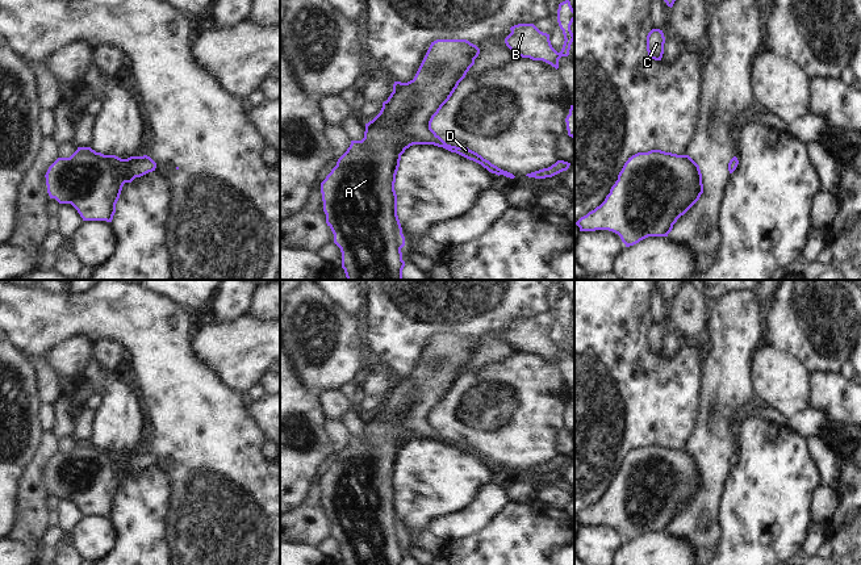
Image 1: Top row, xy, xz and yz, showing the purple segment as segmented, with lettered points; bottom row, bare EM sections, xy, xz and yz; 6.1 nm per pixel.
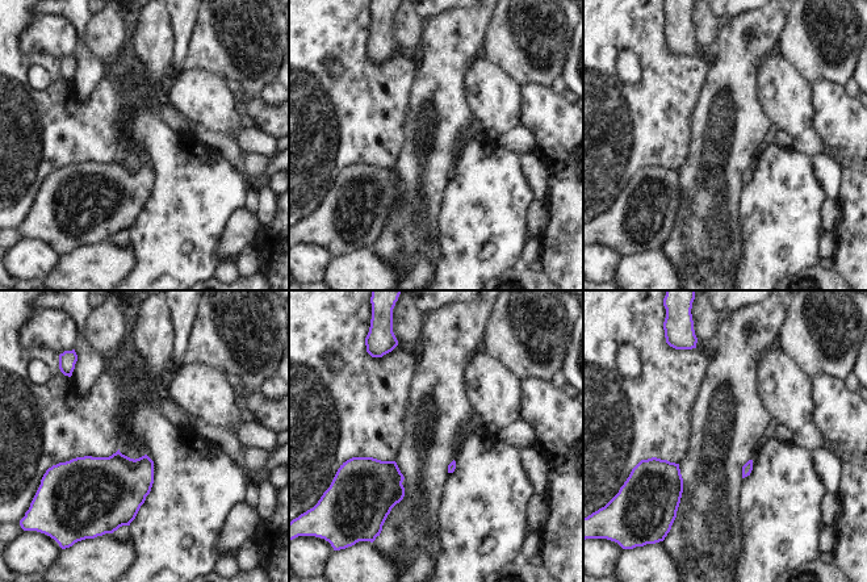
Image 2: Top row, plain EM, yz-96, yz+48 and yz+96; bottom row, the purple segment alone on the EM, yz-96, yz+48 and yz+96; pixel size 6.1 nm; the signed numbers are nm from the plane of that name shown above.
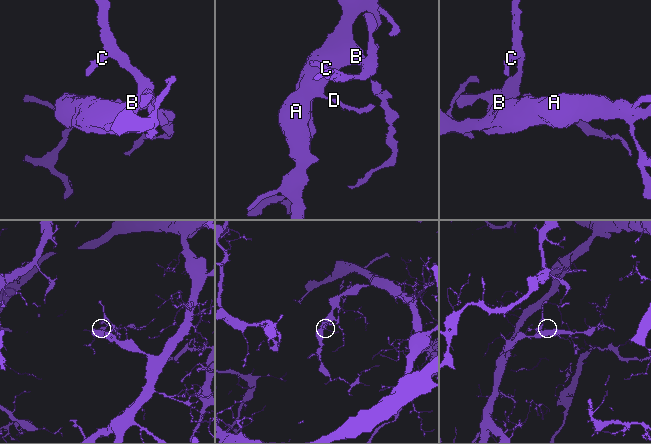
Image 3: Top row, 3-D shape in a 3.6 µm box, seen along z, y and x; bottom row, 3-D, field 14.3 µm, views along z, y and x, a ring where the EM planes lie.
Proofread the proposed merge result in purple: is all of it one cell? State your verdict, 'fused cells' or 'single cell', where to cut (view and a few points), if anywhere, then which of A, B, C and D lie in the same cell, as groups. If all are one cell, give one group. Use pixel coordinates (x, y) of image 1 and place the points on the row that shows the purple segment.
single cell; no cut; A B C D

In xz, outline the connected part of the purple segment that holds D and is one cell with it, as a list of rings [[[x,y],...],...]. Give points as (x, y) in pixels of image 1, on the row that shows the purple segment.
[[[436,39],[431,42],[415,76],[407,83],[394,81],[393,92],[383,102],[380,113],[365,124],[364,138],[351,141],[347,151],[338,159],[337,166],[321,183],[323,212],[326,223],[334,234],[334,243],[342,252],[342,268],[347,280],[402,280],[401,248],[405,246],[405,237],[397,215],[397,194],[394,191],[396,175],[400,167],[401,155],[413,145],[434,145],[451,152],[456,152],[469,160],[473,160],[496,175],[503,175],[514,179],[507,171],[498,168],[489,160],[468,147],[456,147],[447,145],[432,129],[431,122],[442,106],[450,100],[459,83],[465,78],[469,68],[475,64],[480,49],[467,39]]]

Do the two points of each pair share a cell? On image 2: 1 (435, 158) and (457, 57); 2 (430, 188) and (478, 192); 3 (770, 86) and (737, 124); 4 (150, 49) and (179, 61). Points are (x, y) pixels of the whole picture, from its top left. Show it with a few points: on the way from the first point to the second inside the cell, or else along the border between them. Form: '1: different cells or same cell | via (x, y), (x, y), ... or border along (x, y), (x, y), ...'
1: same cell | via (438, 133), (443, 121), (443, 82)
2: different cells | border along (449, 179), (440, 199), (436, 220)
3: different cells | border along (761, 67), (758, 75), (759, 103), (771, 121)
4: different cells | border along (171, 26), (174, 53), (167, 72)

